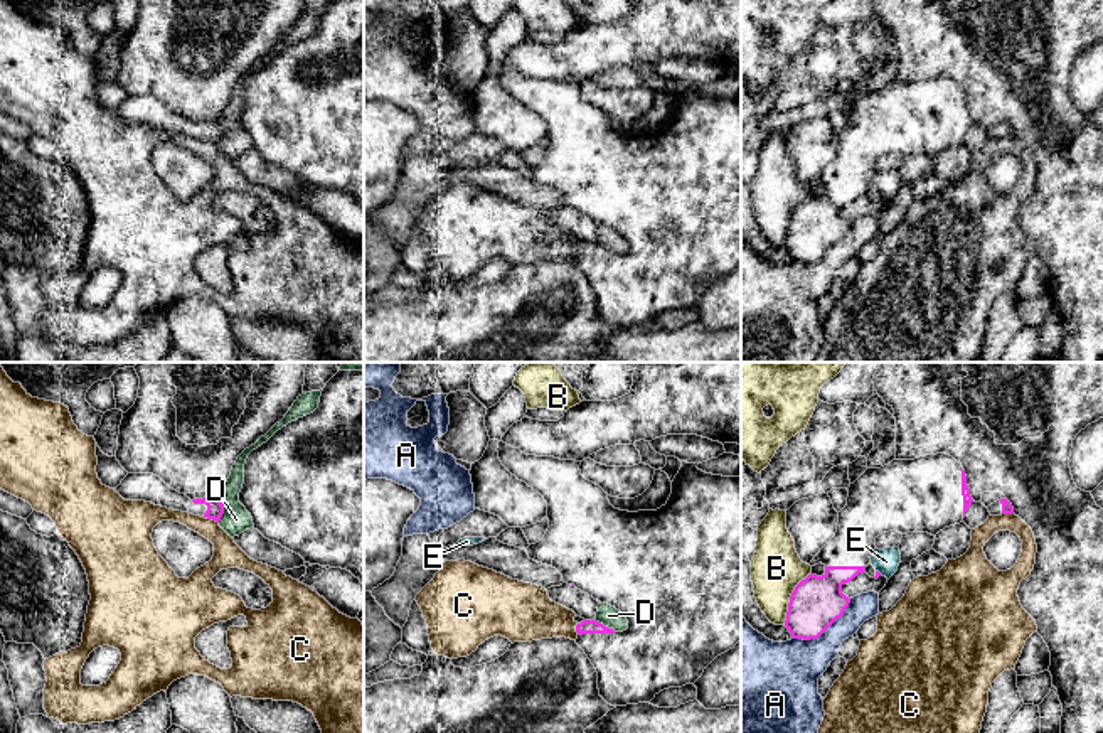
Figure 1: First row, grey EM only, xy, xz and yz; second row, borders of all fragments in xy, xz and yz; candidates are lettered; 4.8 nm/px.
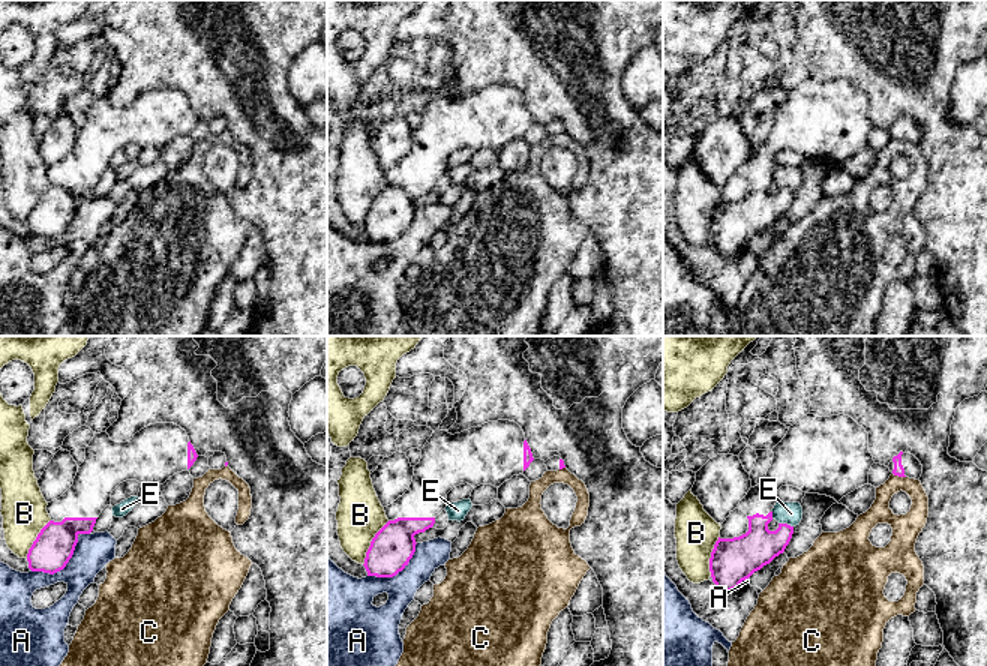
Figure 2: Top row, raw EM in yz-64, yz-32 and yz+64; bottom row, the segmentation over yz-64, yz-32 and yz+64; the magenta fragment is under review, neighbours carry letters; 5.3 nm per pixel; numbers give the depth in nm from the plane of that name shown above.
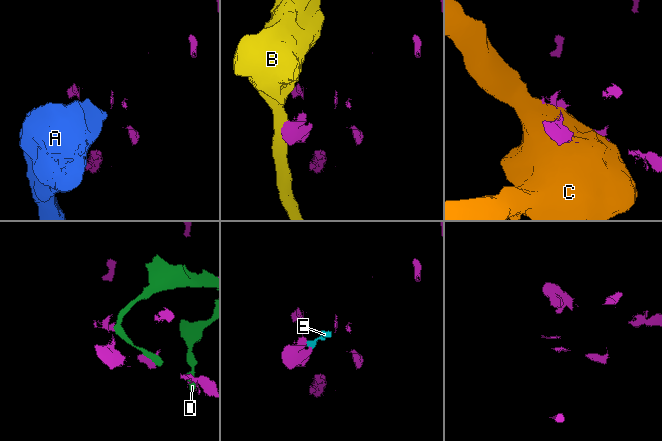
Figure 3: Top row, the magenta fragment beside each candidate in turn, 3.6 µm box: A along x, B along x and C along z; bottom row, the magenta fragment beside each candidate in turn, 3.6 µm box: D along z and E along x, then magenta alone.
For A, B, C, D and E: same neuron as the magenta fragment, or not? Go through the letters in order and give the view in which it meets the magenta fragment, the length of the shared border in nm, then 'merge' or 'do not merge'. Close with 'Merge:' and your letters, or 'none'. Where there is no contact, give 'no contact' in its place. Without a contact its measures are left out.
A: contact in yz; length 340 nm; do not merge
B: contact in yz; length 280 nm; do not merge
C: contact in xy; length 80 nm; do not merge
D: contact in xy; length 120 nm; do not merge
E: contact in yz; length 40 nm; do not merge
Merge: none

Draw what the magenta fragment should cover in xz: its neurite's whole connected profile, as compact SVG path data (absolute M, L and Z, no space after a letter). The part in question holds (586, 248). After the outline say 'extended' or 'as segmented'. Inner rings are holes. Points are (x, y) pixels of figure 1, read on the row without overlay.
M498 64L498 81L502 88L515 98L519 103L525 104L529 110L537 113L547 125L547 142L549 150L544 160L527 170L530 182L552 189L562 197L562 204L574 207L583 216L588 216L601 226L608 226L620 233L626 243L628 251L623 254L615 254L613 251L605 249L596 243L584 243L574 239L578 261L576 266L584 273L591 286L598 295L598 312L599 318L611 329L626 329L638 325L650 325L660 313L669 310L682 310L685 307L694 307L704 295L704 292L721 276L733 271L741 263L741 99L722 99L706 96L697 91L699 86L682 84L679 96L672 104L672 116L665 128L657 133L638 133L628 135L615 131L608 116L596 106L586 103L581 98L579 88L576 83L559 83L554 79L536 79L525 78L519 71L514 71L504 64Z | extended

